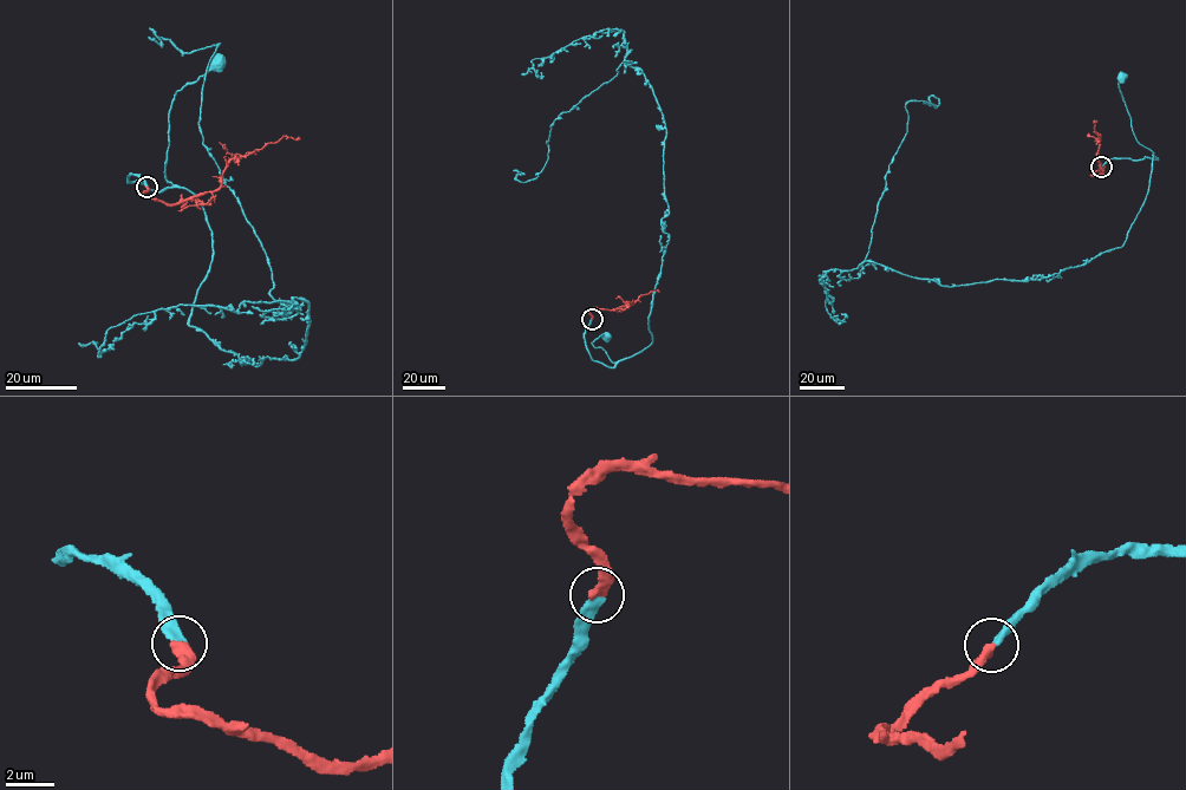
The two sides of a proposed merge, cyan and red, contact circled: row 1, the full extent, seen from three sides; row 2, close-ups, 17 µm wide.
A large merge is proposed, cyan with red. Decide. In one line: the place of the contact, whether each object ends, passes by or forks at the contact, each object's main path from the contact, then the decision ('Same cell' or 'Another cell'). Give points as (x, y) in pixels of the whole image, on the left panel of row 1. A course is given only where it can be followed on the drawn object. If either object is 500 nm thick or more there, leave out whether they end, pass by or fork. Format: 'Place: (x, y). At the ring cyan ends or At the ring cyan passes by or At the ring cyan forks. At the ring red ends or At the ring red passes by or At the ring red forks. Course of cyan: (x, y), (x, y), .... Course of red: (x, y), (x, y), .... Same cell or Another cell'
Place: (147, 187). At the ring cyan ends. At the ring red ends. Course of cyan: (147, 187), (128, 175), (126, 182), (142, 182), (157, 191), (173, 184), (165, 167), (174, 93), (217, 61). Course of red: (147, 187), (147, 197), (178, 204), (221, 185), (225, 168), (234, 157), (246, 157), (286, 136), (301, 138). Same cell

